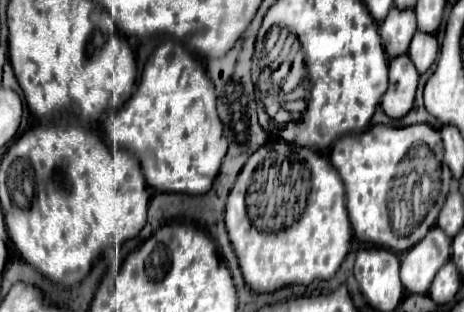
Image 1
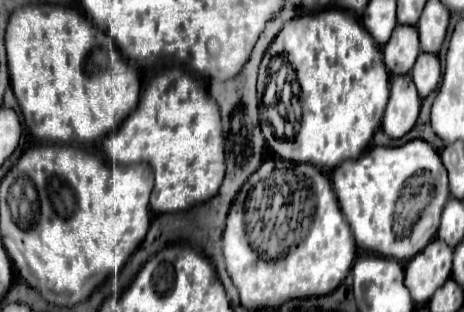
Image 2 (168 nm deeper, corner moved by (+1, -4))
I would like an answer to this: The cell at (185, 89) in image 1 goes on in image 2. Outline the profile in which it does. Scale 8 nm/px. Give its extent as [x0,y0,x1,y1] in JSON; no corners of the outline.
[104,68,224,214]

